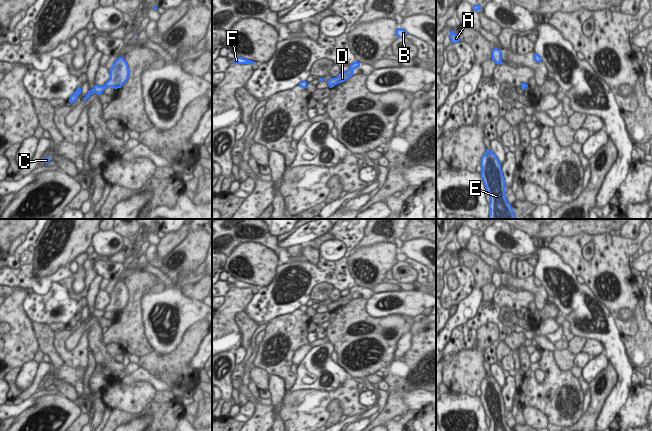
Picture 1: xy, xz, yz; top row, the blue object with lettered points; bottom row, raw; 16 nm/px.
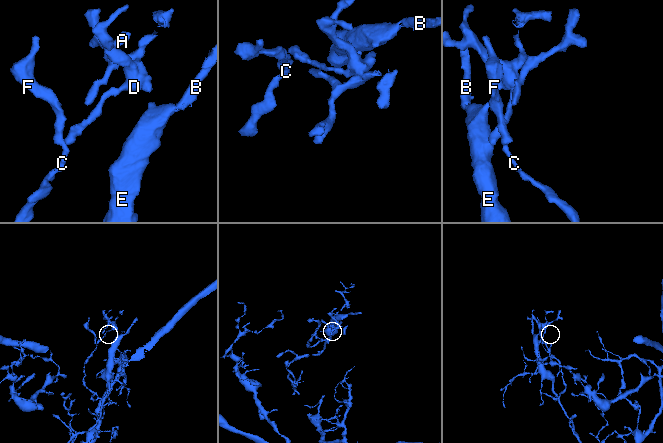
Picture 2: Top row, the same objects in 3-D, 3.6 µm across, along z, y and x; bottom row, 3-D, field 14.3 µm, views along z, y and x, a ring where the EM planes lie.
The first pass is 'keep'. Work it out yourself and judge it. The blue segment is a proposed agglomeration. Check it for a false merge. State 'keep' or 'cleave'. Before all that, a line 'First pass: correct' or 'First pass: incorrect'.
First pass: correct
keep

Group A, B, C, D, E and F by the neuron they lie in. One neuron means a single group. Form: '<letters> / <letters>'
A B C D E F

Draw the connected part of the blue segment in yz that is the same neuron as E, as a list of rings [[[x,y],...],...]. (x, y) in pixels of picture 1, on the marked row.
[[[486,149],[481,157],[481,178],[490,194],[489,219],[516,219],[511,204],[505,195],[505,179],[501,164],[492,150]]]

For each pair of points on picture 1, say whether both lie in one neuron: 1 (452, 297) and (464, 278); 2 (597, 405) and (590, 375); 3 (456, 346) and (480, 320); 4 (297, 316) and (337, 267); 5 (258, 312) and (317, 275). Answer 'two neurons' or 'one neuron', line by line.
1: one neuron
2: two neurons
3: one neuron
4: two neurons
5: one neuron

